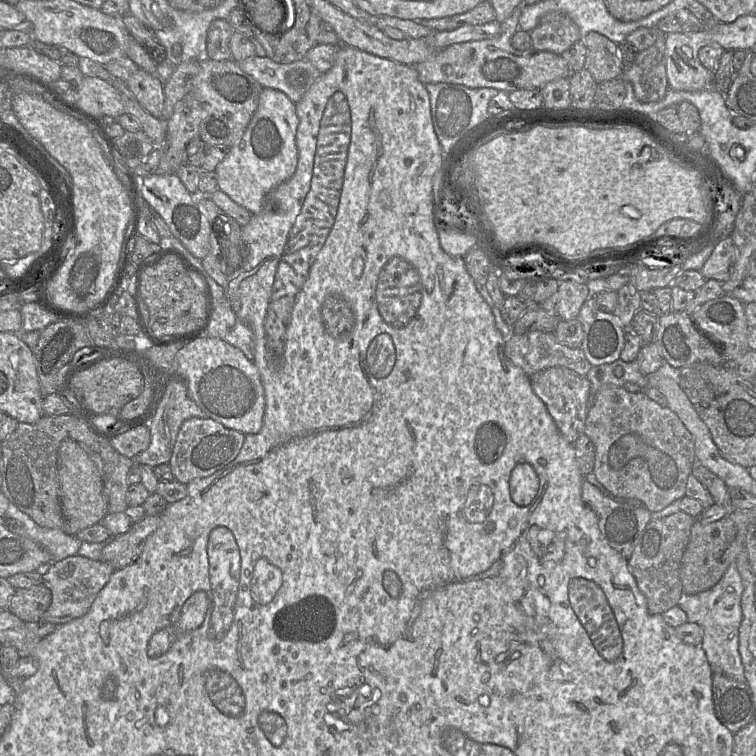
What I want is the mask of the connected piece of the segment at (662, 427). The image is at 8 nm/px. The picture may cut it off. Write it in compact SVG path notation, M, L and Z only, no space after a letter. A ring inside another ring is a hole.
M603 385L588 410L584 434L595 446L592 472L612 494L638 499L650 512L659 512L686 496L687 478L696 461L693 436L671 409L650 399L643 390L629 392Z

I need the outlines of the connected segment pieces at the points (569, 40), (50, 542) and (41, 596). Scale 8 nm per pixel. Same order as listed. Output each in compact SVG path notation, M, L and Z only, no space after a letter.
M557 11L542 15L539 24L529 34L533 49L557 55L582 39L576 23L567 14Z
M9 503L4 518L21 522L26 531L25 537L34 540L47 551L50 556L50 563L78 554L82 542L76 536L66 534L61 529L49 529L39 526L12 503Z
M42 583L30 588L17 589L7 610L25 623L37 622L51 604L51 592Z

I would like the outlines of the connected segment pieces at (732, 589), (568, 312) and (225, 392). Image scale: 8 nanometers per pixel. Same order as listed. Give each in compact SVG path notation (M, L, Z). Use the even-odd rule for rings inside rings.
M736 563L730 564L721 580L712 588L694 595L682 593L678 607L687 615L688 622L696 623L703 632L701 648L706 654L707 660L714 671L721 671L725 675L735 679L738 682L746 682L744 667L739 654L739 627L742 621L741 598L743 593L743 584L738 572Z
M563 280L559 281L556 293L542 303L531 306L540 306L561 320L571 320L578 317L583 303L590 295L591 287L588 284Z
M204 336L182 345L176 354L176 359L177 376L172 377L185 380L189 397L209 418L244 435L256 434L261 430L265 412L264 387L257 367L241 350L219 338Z

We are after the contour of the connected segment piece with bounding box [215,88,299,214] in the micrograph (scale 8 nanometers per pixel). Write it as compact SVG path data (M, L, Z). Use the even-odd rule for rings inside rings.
M263 88L258 108L242 137L228 149L225 158L216 166L218 188L251 214L261 212L271 191L296 171L298 125L295 103L282 91Z

